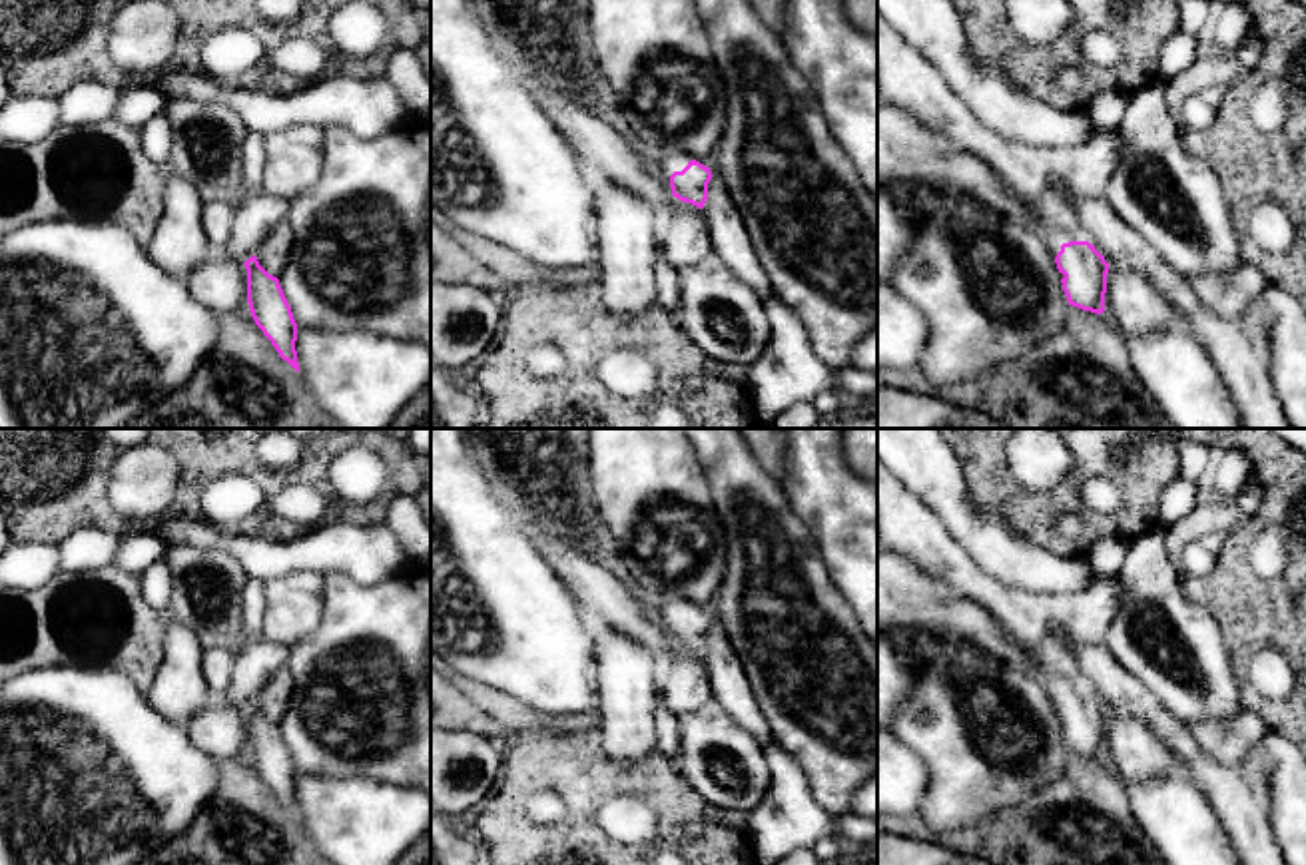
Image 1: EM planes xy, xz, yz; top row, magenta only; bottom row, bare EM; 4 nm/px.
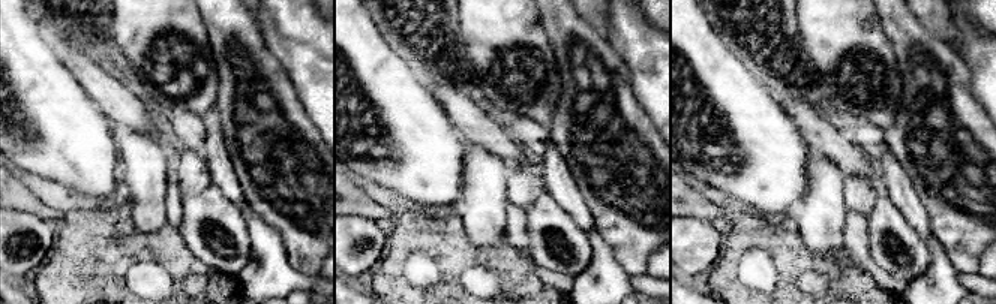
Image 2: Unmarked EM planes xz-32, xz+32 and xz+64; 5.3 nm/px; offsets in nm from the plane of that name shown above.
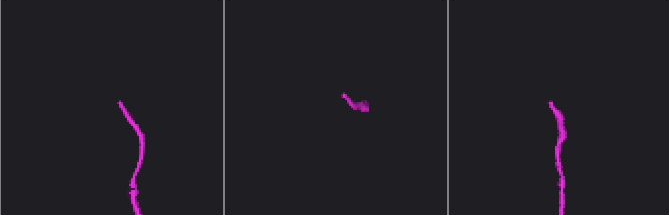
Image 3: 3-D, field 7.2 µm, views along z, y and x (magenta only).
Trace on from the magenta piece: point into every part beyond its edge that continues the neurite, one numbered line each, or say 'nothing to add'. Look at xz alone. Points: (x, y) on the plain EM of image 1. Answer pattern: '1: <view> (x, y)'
1: xz (672, 608)

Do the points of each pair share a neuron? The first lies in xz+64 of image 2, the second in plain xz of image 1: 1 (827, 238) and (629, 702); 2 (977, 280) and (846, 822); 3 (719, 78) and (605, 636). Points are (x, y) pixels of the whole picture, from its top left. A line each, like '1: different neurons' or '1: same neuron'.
1: same neuron
2: same neuron
3: different neurons

